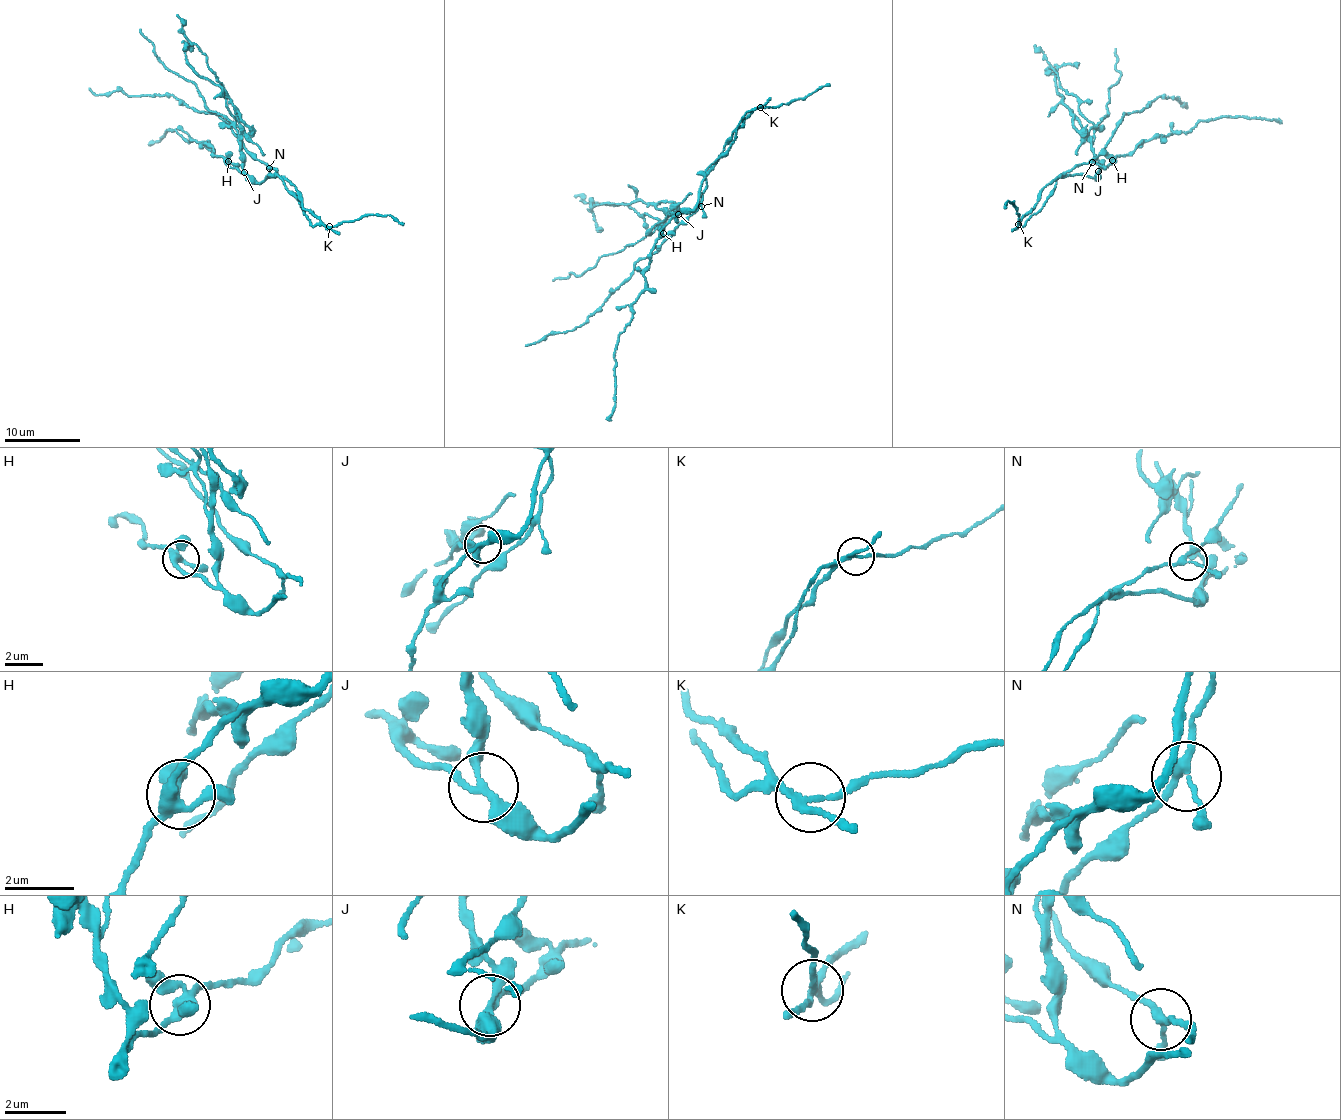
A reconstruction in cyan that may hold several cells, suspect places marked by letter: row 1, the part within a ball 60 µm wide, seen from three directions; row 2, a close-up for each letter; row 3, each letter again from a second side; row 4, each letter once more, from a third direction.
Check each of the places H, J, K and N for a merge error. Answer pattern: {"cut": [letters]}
{"cut": ["J", "K"]}

